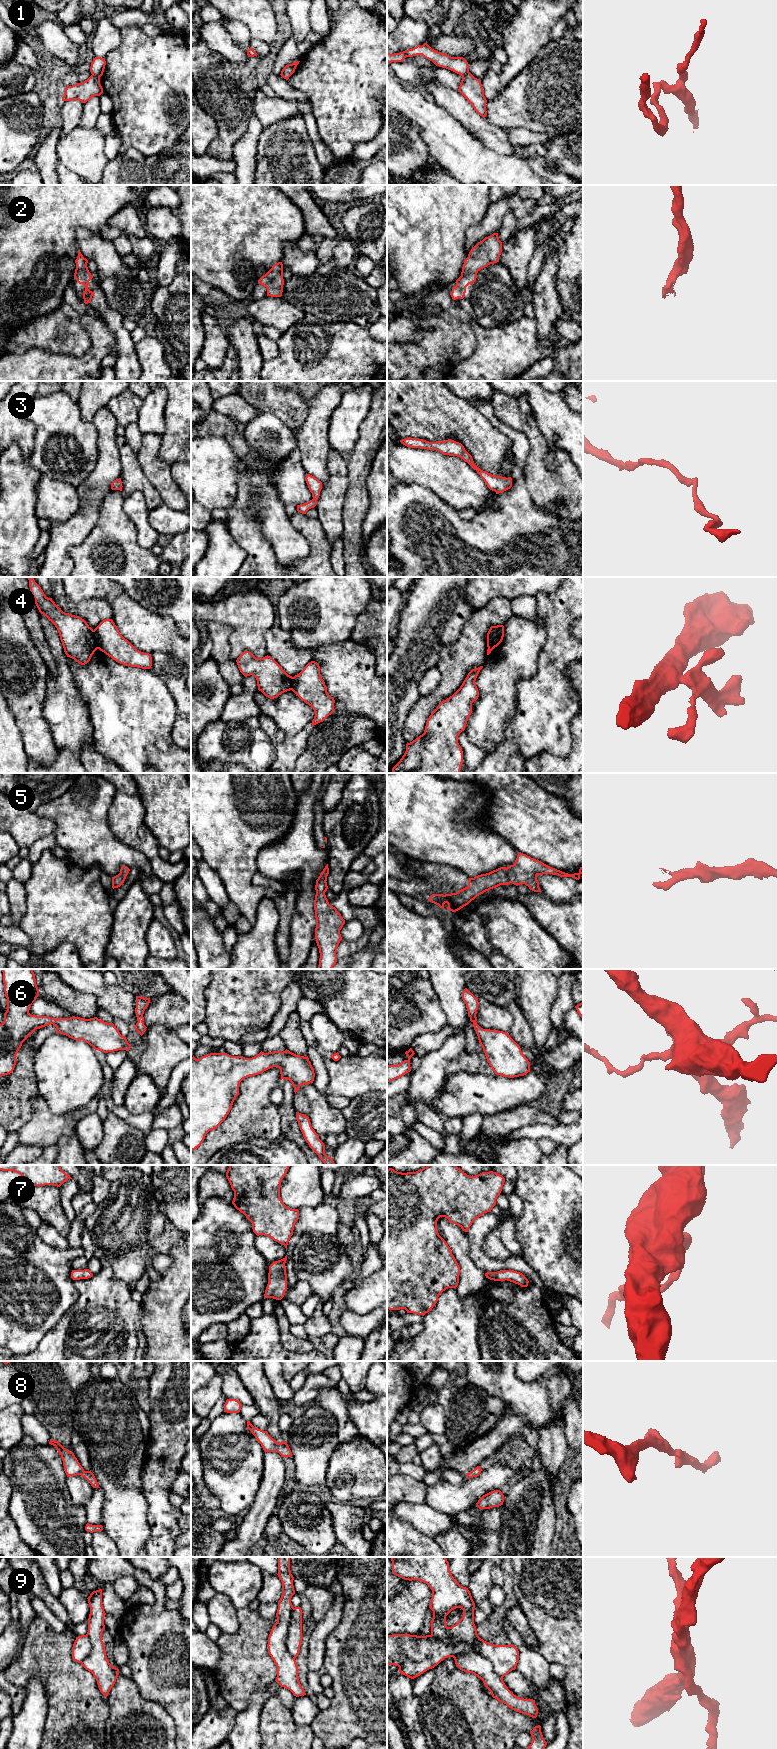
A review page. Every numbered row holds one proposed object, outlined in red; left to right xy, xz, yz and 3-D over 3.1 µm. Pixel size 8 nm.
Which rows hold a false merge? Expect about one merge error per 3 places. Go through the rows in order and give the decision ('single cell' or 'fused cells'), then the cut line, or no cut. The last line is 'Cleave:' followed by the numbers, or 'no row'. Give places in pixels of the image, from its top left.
1: fused cells; cut xy (92, 74), (99, 78)
2: single cell; cut none
3: single cell; cut none
4: fused cells; cut xy (93, 630), (98, 648)
5: single cell; cut none
6: single cell; cut none
7: single cell; cut none
8: single cell; cut none
9: fused cells; cut yz (453, 1656), (478, 1650), (491, 1662), (492, 1669), (502, 1678)
Cleave: 1, 4, 9

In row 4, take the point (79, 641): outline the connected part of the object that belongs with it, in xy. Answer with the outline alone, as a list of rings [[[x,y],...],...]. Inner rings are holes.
[[[28,577],[30,592],[41,614],[58,630],[67,657],[81,665],[87,664],[97,648],[94,630],[79,616],[65,613],[52,598],[48,598],[33,577]]]

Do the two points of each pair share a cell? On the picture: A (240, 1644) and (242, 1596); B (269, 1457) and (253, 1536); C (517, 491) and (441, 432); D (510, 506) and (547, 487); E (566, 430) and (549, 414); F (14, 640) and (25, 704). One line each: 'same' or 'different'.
A: different
B: same
C: different
D: different
E: same
F: same

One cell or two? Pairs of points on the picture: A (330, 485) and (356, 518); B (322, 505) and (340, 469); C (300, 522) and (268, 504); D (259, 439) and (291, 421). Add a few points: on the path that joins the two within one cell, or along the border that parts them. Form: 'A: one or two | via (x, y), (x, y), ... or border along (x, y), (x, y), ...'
A: two | border along (349, 479), (342, 509), (343, 526)
B: one | via (331, 496), (338, 478)
C: two | border along (288, 517), (291, 524), (303, 535)
D: two | border along (265, 412), (274, 414), (293, 432)

